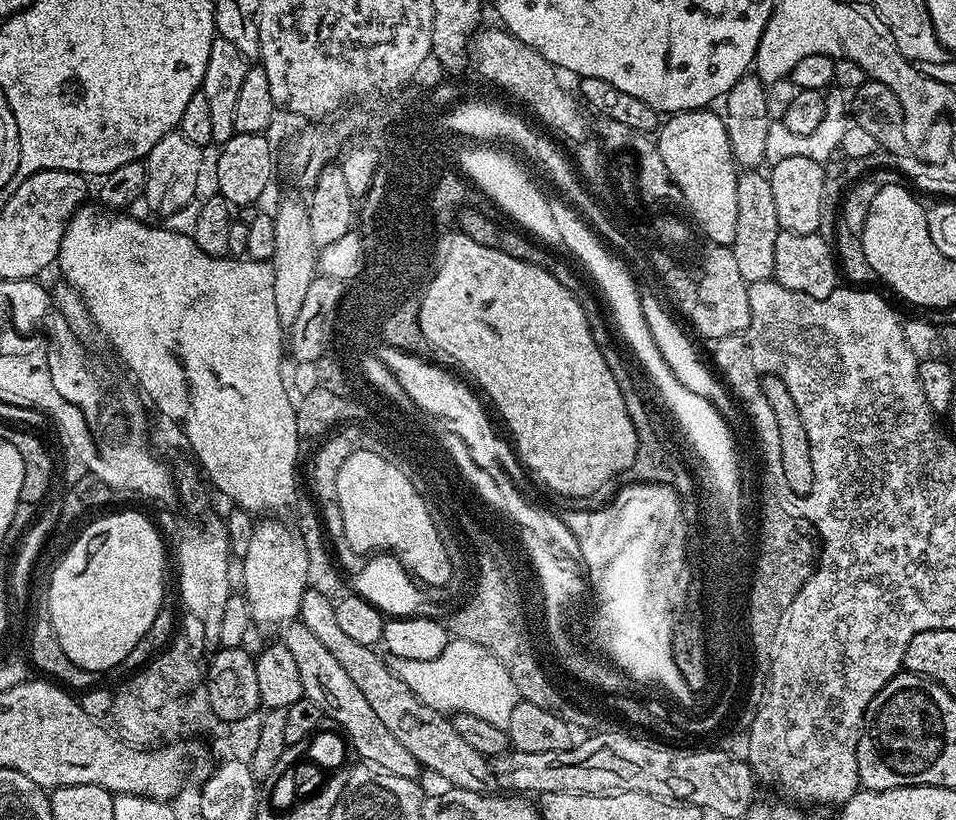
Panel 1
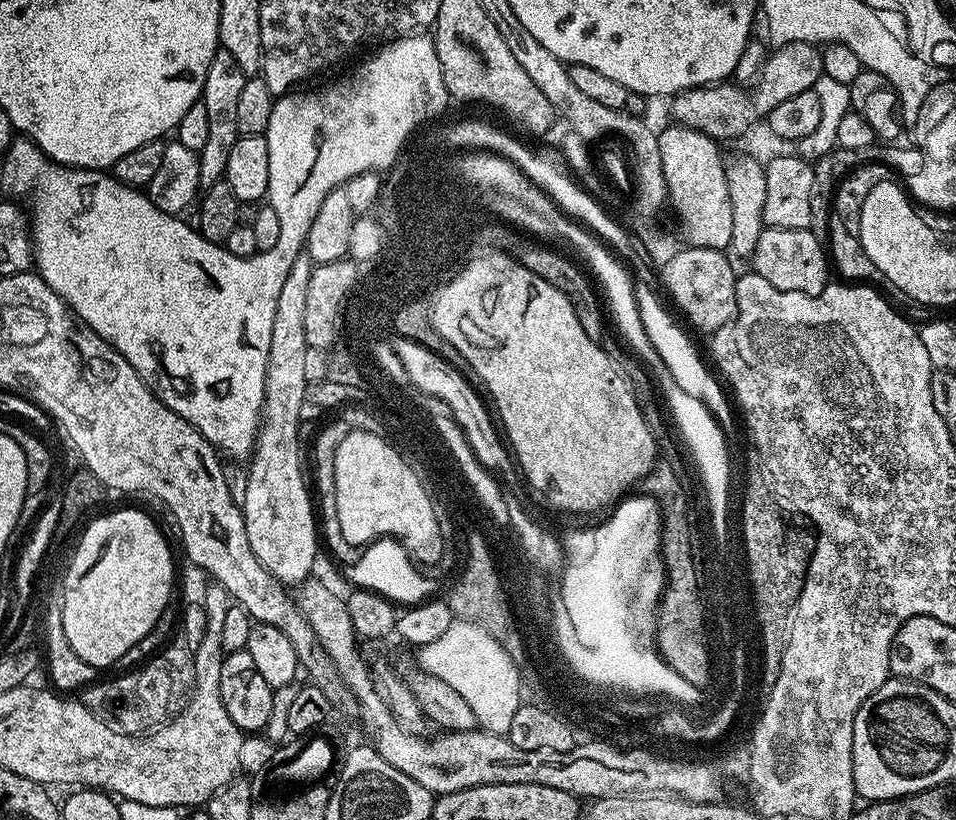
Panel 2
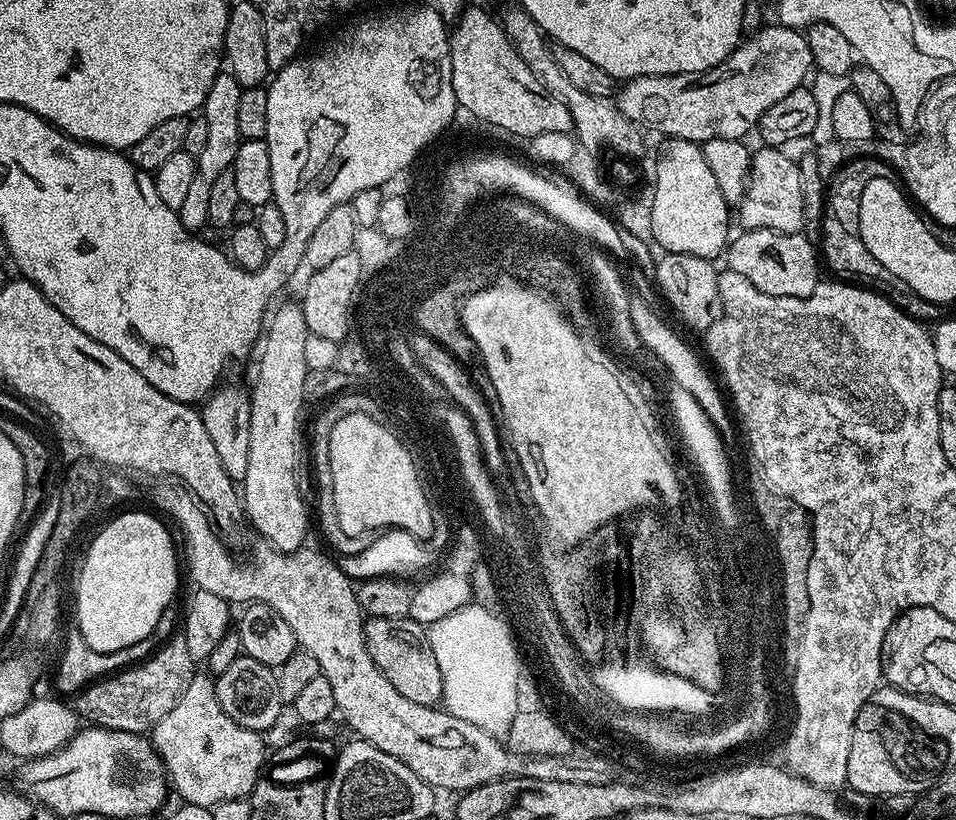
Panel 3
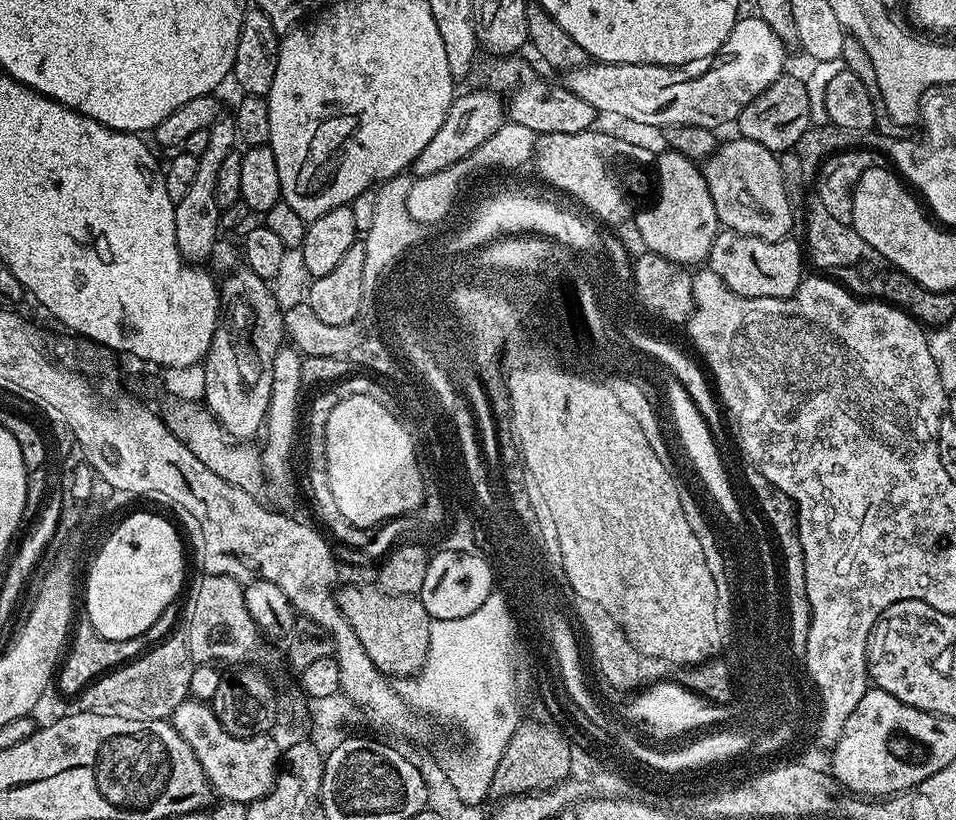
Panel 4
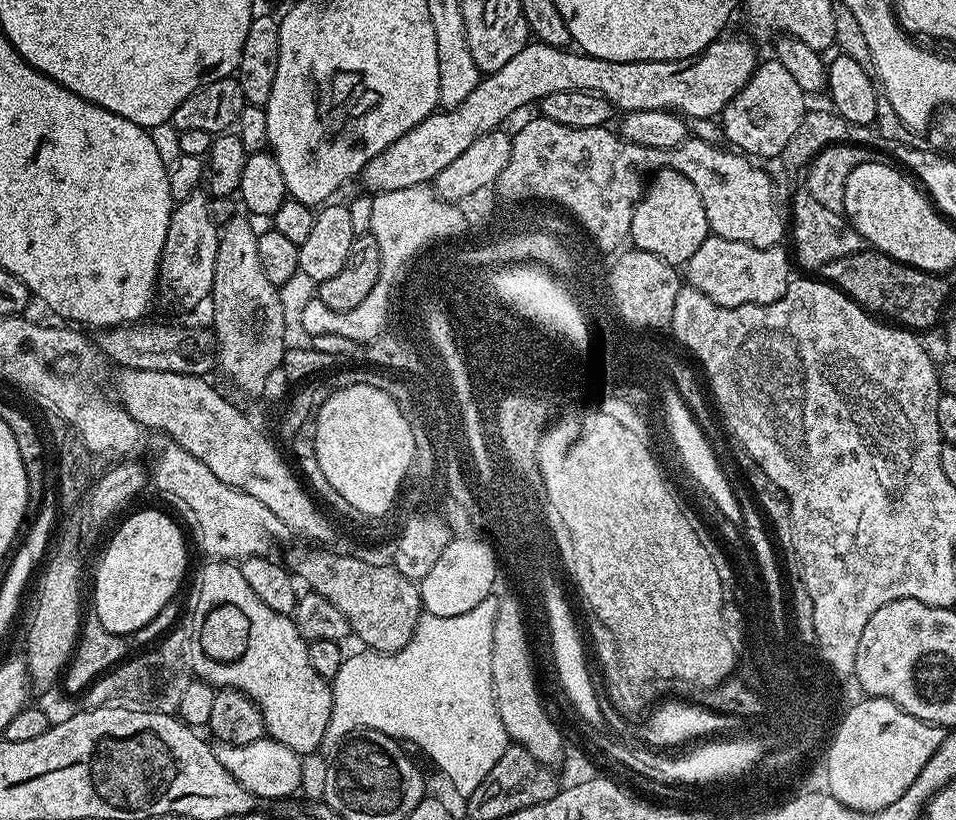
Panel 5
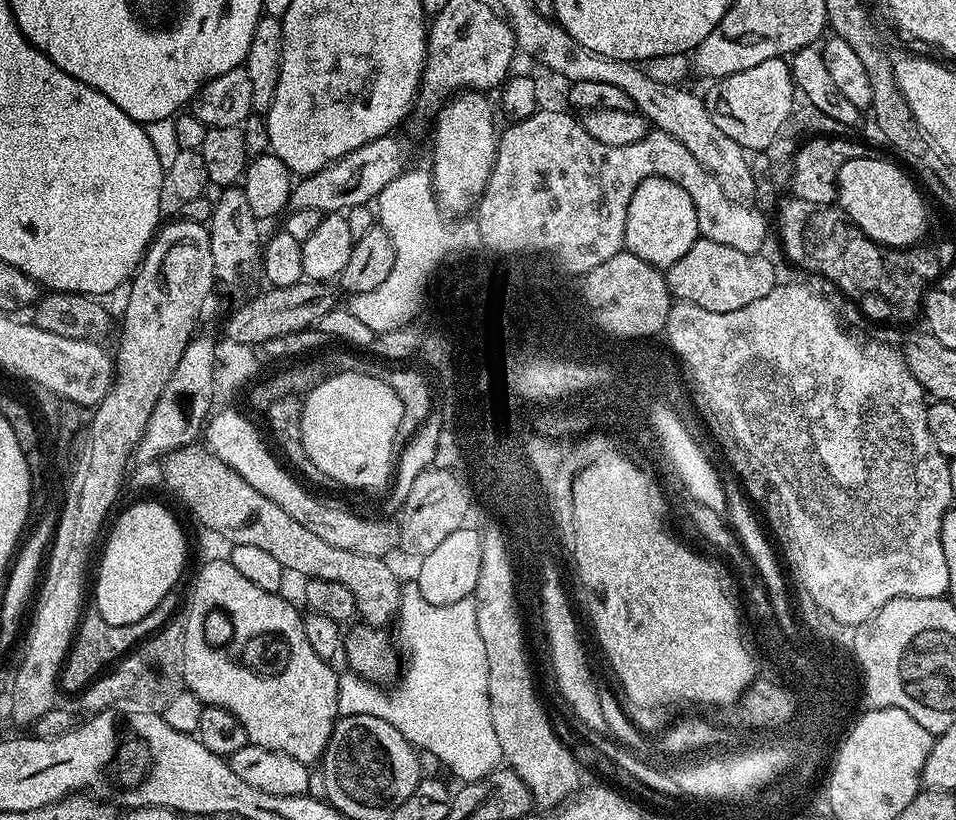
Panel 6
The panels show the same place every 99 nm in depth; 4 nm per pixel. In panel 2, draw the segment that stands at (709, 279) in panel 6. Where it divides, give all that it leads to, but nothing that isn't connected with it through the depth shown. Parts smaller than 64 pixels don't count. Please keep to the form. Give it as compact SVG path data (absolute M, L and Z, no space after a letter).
M765 227L750 257L751 271L766 278L778 290L794 290L811 296L822 294L830 282L830 257L821 237L819 240L814 233L812 228Z

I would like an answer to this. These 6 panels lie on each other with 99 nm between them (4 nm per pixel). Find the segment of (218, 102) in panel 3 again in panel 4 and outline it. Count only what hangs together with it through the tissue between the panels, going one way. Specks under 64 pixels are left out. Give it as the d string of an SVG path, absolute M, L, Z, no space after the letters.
M221 114L208 127L210 138L206 150L198 157L198 174L190 185L190 191L178 201L174 210L174 238L178 242L181 257L189 262L204 262L204 259L216 248L216 235L222 232L220 226L221 208L216 201L218 186L218 170L222 170L222 162L226 162L226 154L234 151L238 144L236 122L231 115Z

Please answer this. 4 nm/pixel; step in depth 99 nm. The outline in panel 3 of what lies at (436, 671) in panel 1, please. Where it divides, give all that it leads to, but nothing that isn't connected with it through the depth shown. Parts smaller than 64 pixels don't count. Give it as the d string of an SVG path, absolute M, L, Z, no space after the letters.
M469 602L464 608L454 610L454 614L446 614L446 618L438 618L438 622L431 624L430 639L434 658L438 658L438 670L442 670L443 703L452 710L468 708L466 718L470 722L474 722L474 726L486 730L486 734L491 736L507 737L518 709L518 674L516 673L515 652L512 650L512 643L504 626L500 624L499 620L493 619L482 606Z

